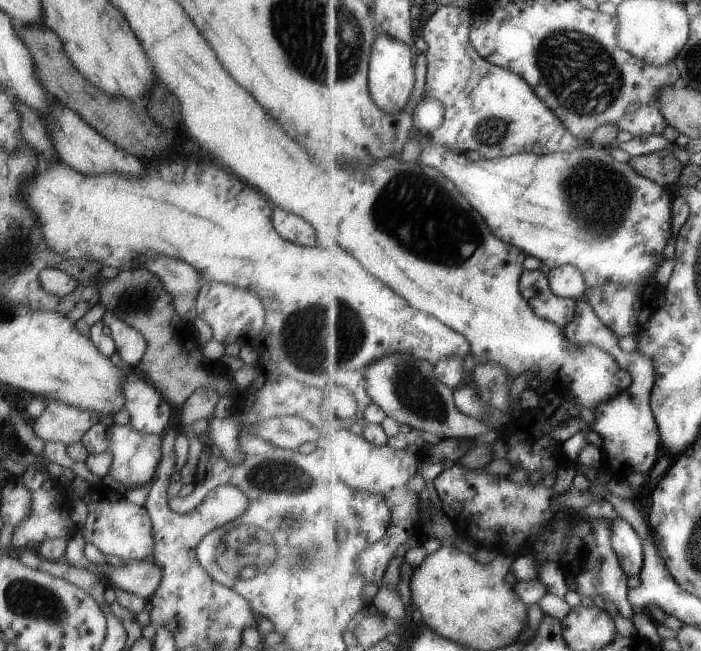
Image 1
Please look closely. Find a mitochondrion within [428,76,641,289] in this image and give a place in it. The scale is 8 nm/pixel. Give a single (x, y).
(602, 195)

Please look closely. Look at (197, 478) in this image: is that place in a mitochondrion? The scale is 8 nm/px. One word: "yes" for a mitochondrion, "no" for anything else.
no

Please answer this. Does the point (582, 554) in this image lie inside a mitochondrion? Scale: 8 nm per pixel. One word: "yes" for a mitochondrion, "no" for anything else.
no

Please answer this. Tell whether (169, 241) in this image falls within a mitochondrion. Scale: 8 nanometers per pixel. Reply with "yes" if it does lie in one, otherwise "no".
no

